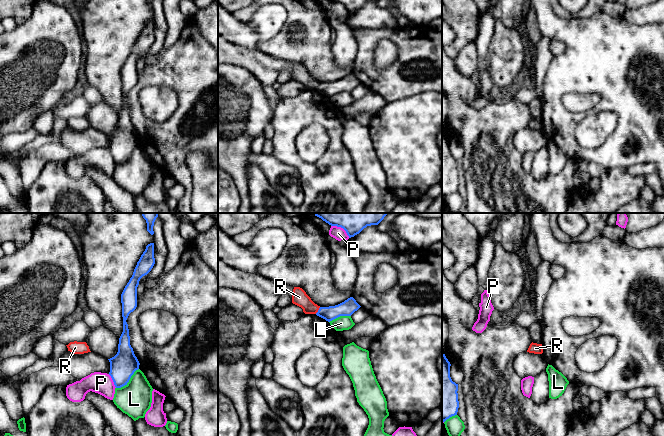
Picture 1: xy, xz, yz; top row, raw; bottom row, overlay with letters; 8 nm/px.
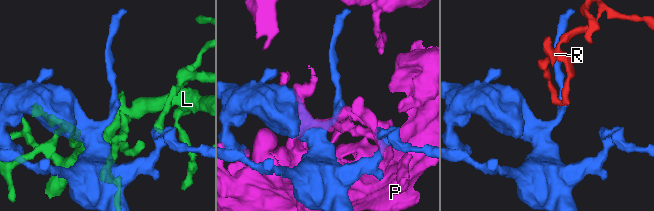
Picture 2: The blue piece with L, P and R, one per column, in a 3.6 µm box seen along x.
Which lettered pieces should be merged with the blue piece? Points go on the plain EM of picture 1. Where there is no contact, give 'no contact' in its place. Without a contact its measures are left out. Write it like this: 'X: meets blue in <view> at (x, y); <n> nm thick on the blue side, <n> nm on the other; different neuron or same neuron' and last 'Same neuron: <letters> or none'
L: meets blue in xy at (128, 157); 200 nm thick on the blue side, 280 nm on the other; different neuron
P: meets blue in xz at (341, 3); 100 nm thick on the blue side, 100 nm on the other; different neuron
R: meets blue in xz at (318, 86); 120 nm thick on the blue side, 130 nm on the other; different neuron
Same neuron: none

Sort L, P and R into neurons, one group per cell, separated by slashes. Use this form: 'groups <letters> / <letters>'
groups L / P / R

